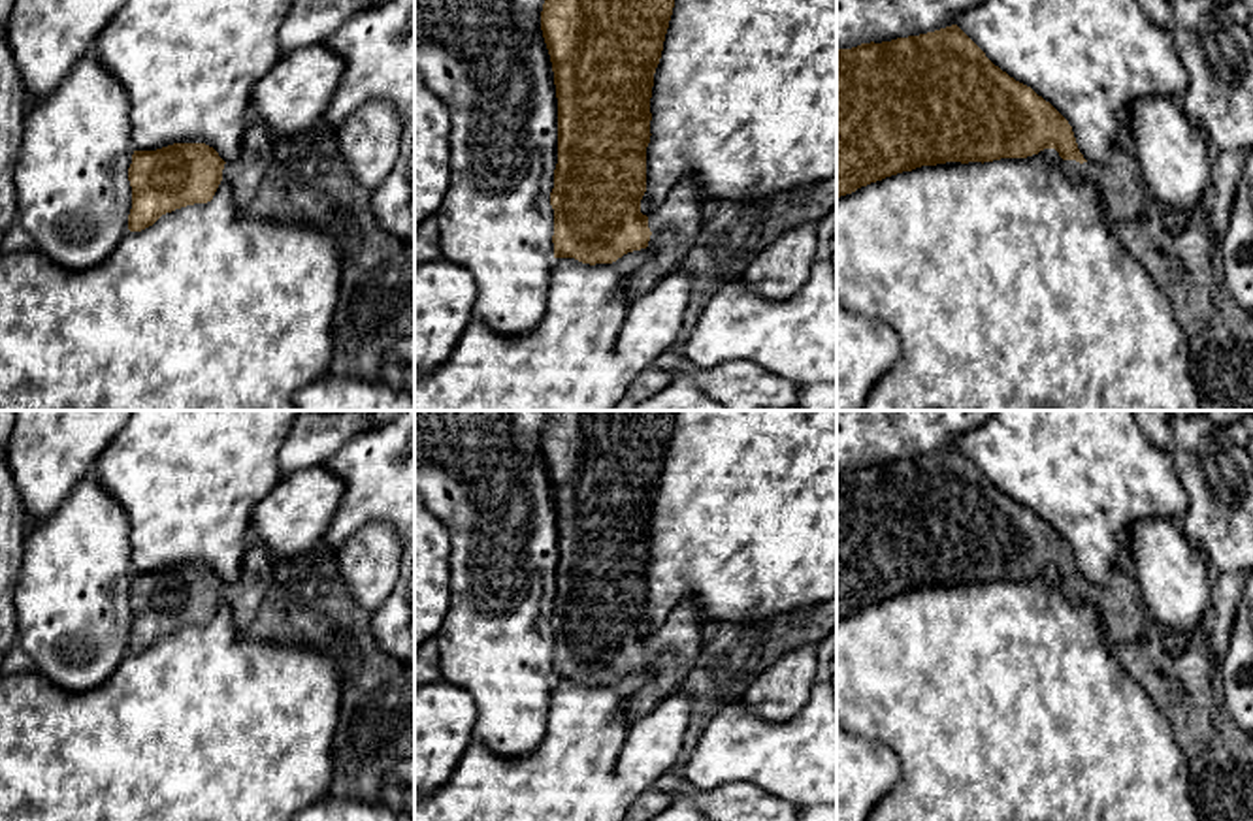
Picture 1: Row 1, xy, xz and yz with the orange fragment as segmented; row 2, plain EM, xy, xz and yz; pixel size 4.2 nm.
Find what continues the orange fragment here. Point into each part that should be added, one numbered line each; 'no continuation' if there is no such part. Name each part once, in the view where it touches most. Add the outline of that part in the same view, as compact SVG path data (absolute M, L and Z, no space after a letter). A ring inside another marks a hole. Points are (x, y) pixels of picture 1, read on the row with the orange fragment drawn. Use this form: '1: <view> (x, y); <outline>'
1: xz (675, 225); M686 175L663 205L648 215L652 235L646 249L650 258L624 282L629 303L680 267L701 230L703 207L705 200L697 183Z

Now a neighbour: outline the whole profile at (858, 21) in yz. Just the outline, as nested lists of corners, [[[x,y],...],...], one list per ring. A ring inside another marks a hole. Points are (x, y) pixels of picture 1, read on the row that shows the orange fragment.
[[[837,0],[837,49],[882,43],[952,26],[955,17],[984,0]]]

